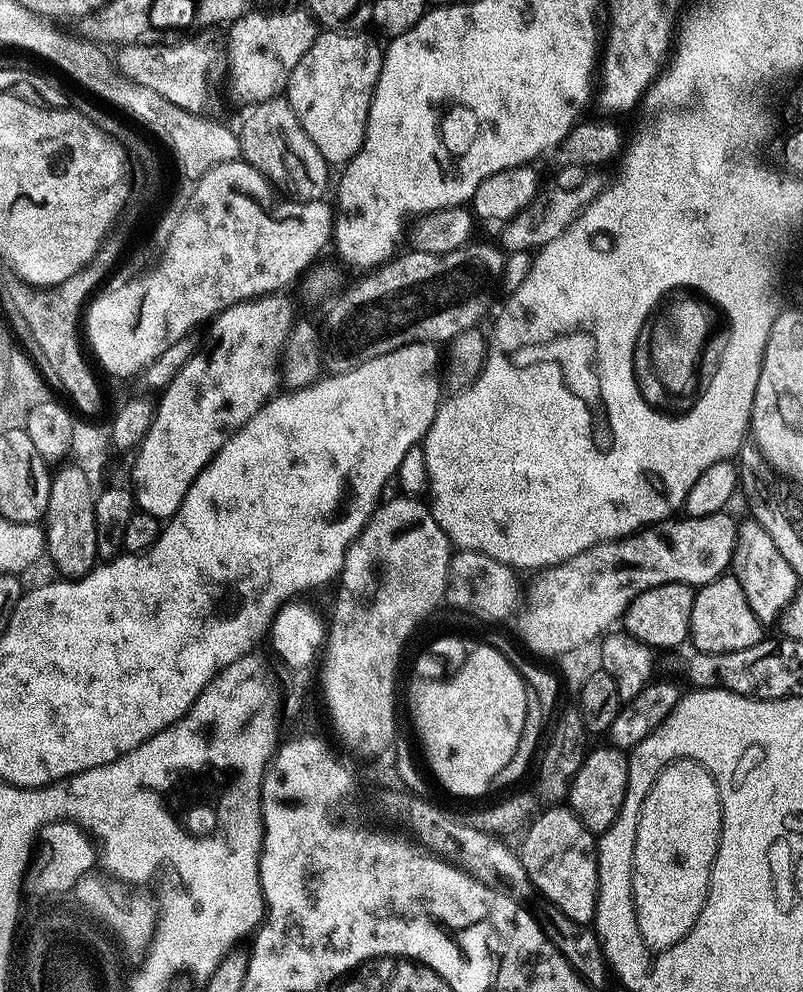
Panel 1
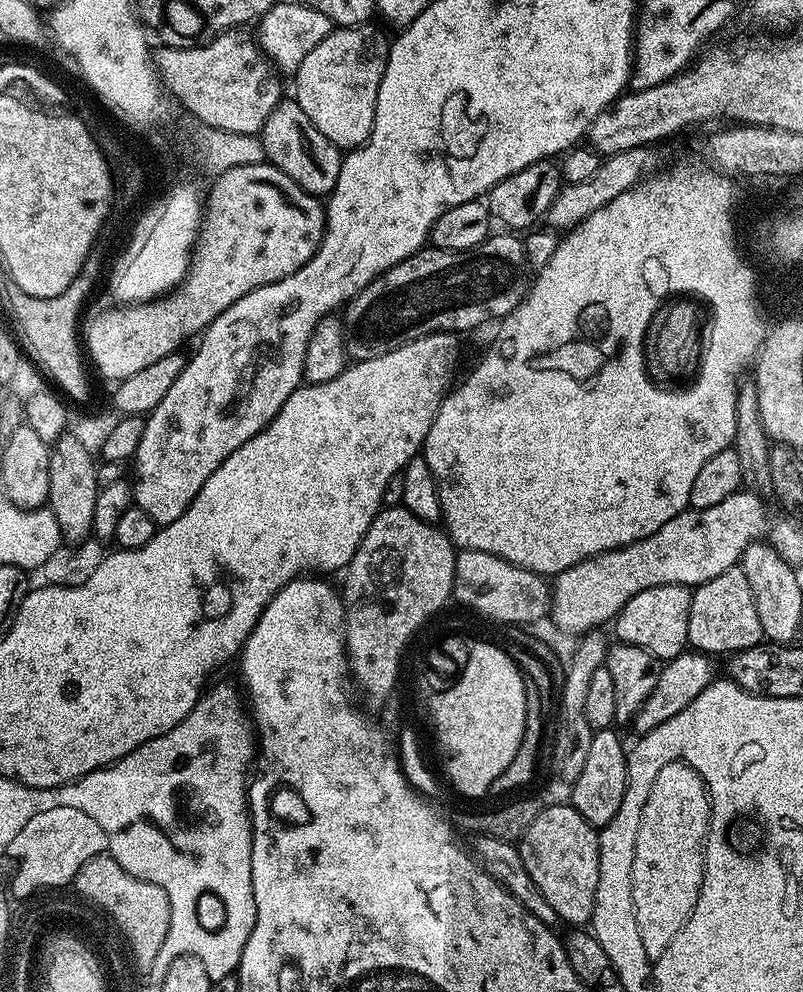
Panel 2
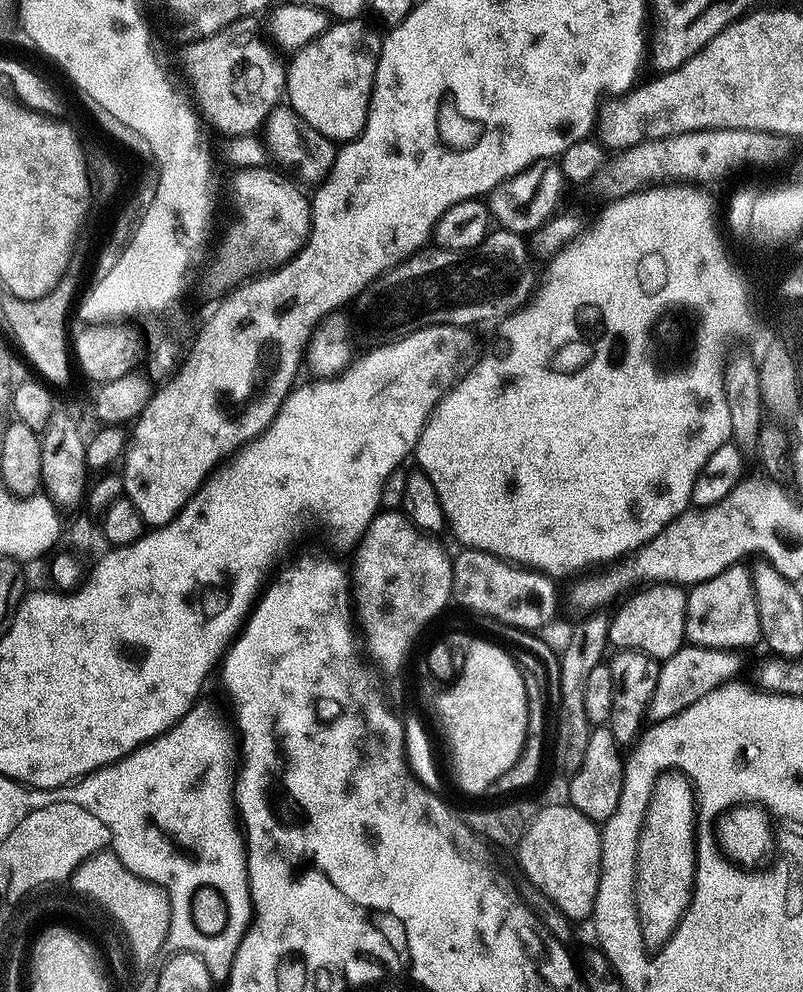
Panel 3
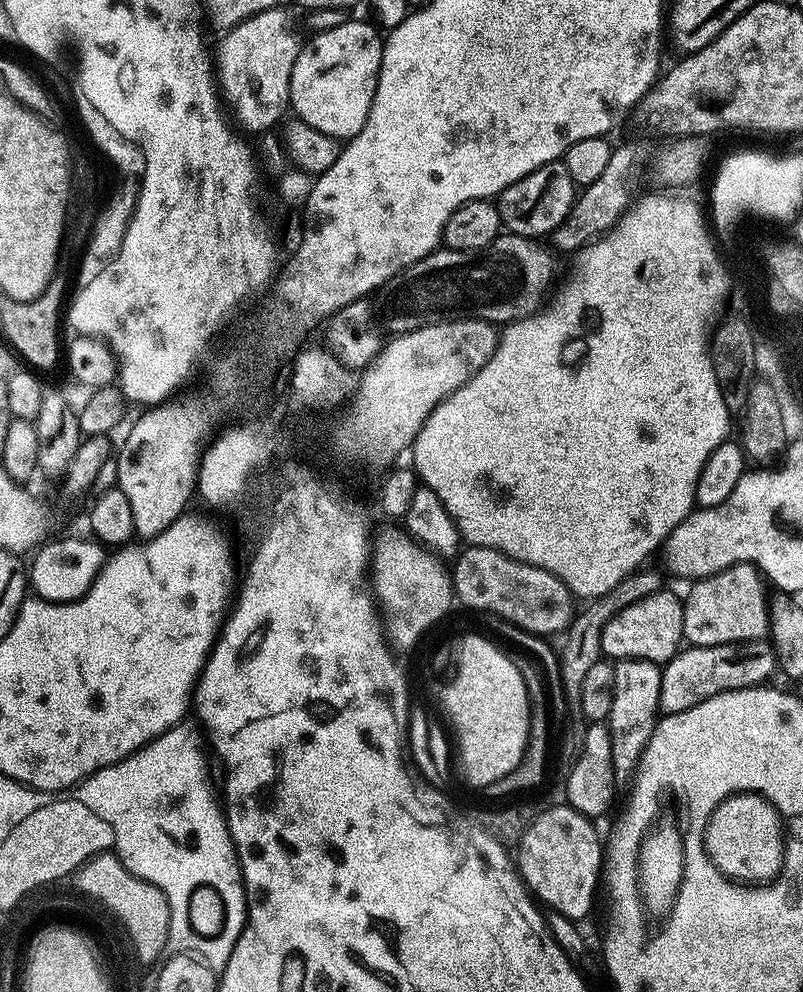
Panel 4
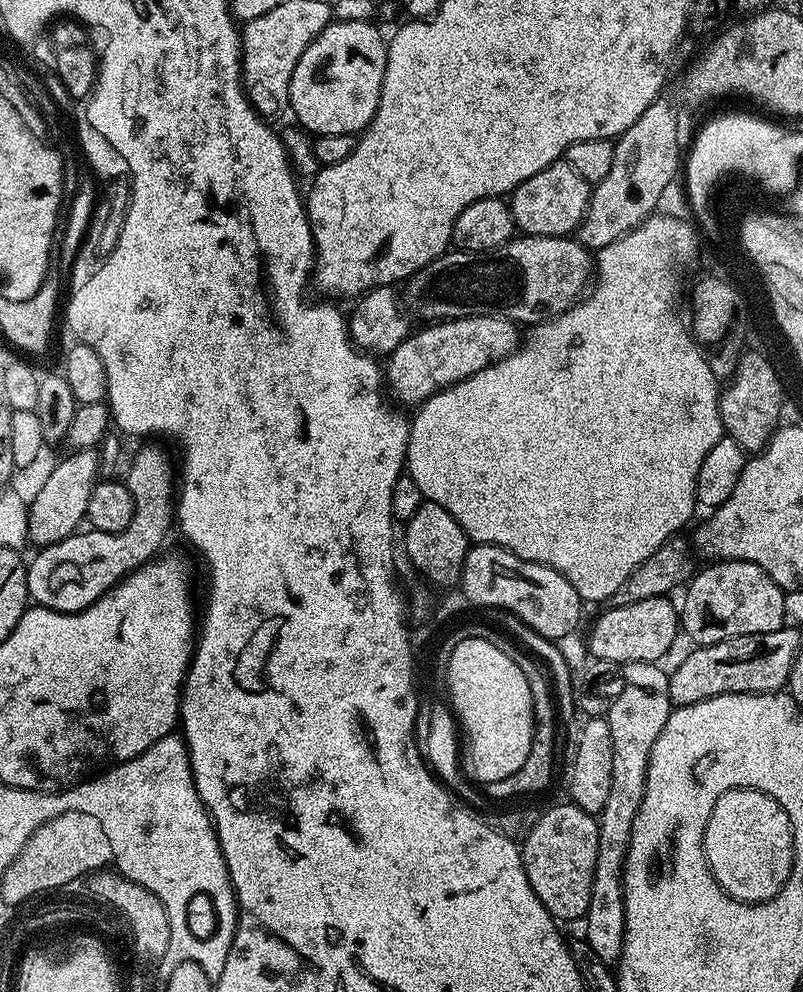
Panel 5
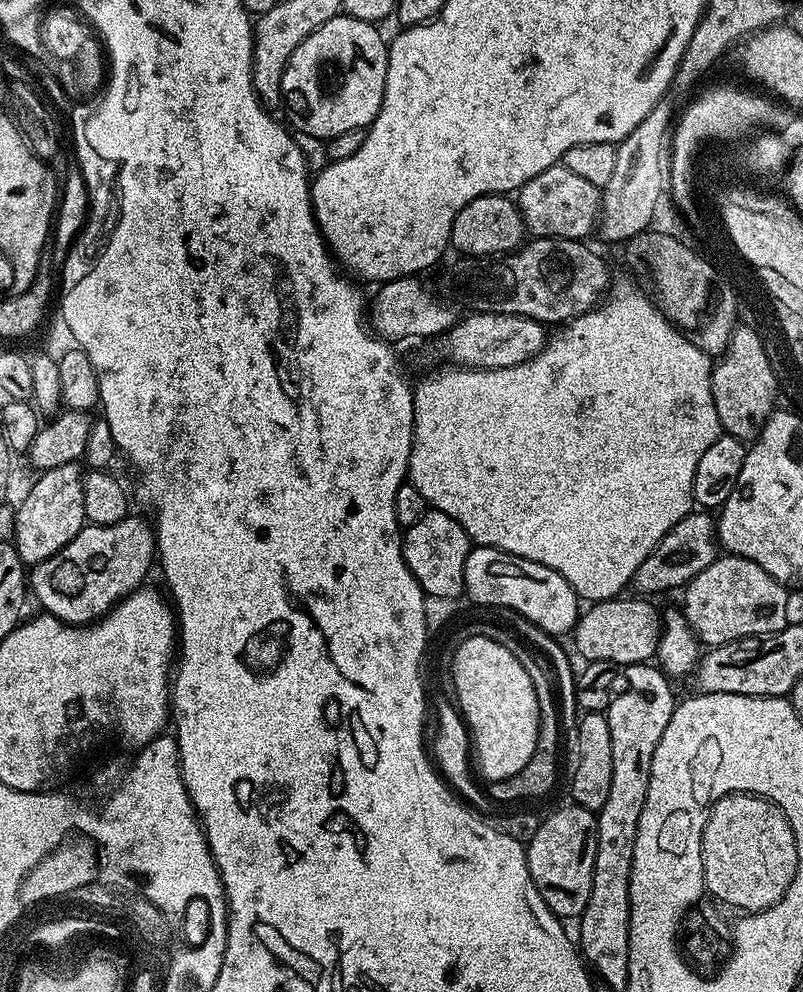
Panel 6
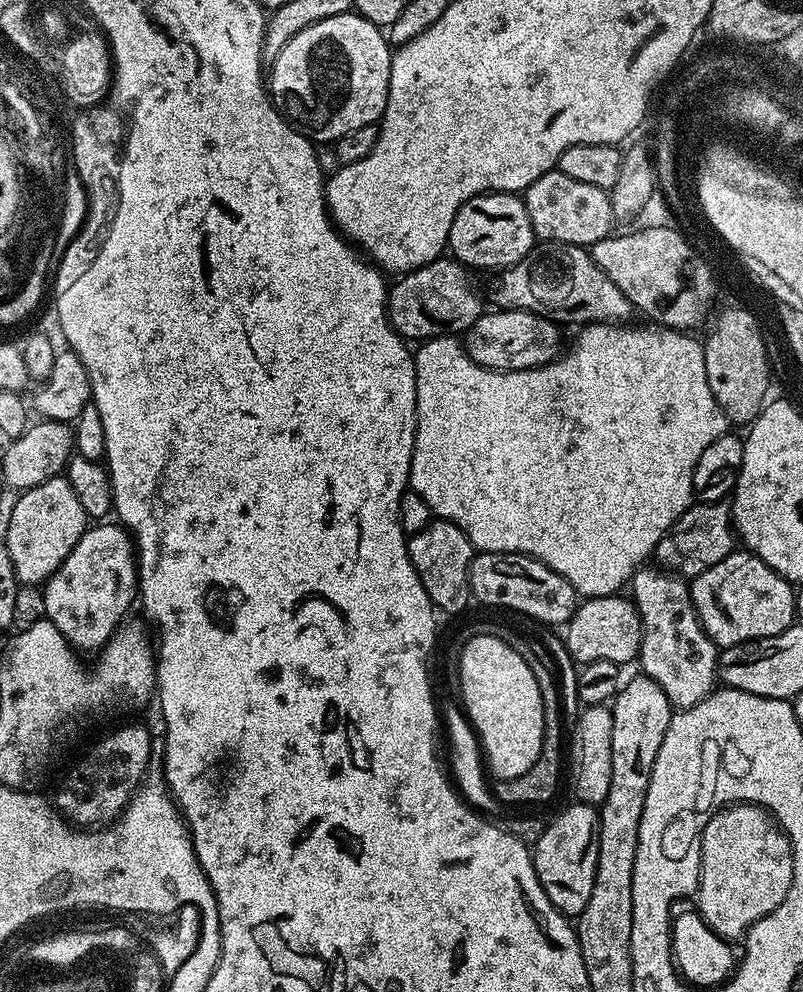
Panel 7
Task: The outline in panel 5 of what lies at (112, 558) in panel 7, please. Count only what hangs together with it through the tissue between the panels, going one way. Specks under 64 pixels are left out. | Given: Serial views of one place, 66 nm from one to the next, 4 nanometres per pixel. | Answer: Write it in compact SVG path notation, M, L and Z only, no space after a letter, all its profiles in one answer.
M140 448L132 460L132 469L126 477L128 489L134 498L134 518L130 518L130 526L121 532L97 532L95 530L77 531L57 544L45 544L28 565L28 594L41 608L52 608L56 612L80 612L88 608L98 598L111 592L115 584L130 575L135 568L143 568L164 544L164 535L168 527L174 524L174 468L168 465L168 456L160 448Z

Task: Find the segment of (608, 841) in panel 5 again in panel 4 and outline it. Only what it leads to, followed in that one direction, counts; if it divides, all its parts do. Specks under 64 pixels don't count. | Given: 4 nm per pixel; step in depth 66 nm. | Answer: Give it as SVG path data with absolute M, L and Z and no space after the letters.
M622 660L615 665L615 670L614 706L610 706L606 723L612 743L614 778L617 785L624 786L635 777L636 768L640 765L642 754L650 742L650 734L654 734L656 721L661 715L662 668L661 665L652 664L648 660Z

